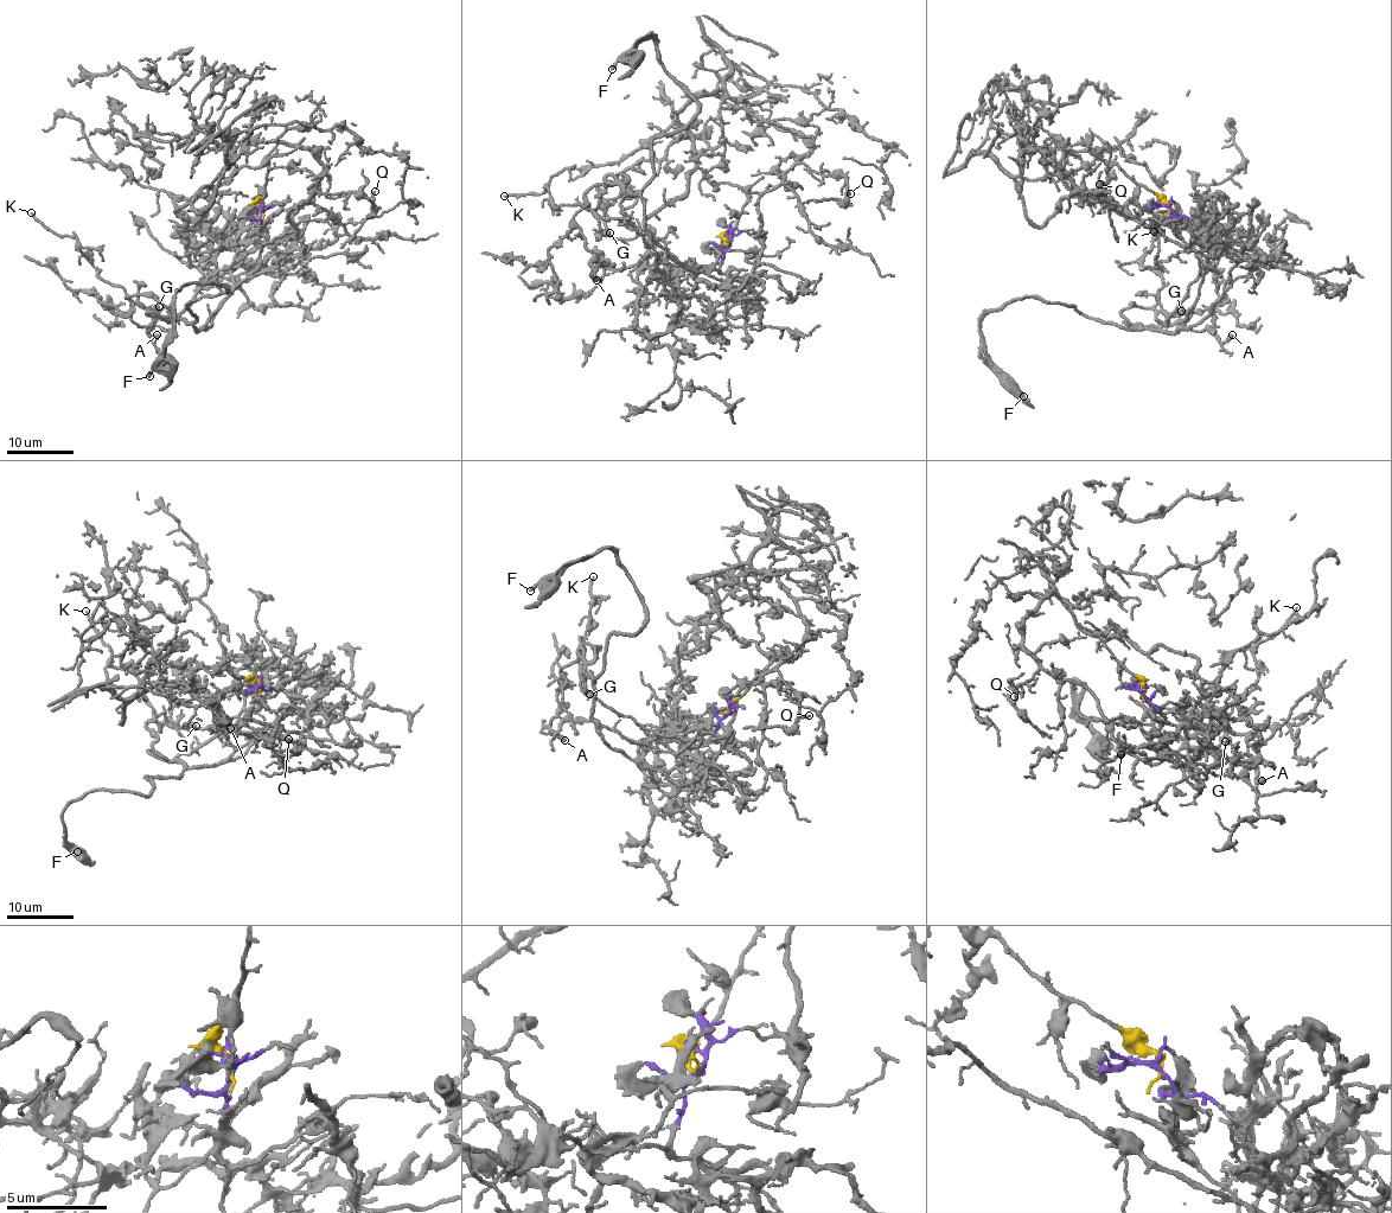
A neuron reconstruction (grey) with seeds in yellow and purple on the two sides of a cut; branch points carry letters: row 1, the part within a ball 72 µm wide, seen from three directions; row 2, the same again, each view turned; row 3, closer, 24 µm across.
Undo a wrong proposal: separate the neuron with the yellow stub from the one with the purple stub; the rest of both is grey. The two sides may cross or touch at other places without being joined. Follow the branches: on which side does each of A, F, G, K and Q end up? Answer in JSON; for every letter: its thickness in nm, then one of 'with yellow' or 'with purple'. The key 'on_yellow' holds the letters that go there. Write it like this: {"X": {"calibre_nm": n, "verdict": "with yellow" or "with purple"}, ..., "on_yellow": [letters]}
{"A": {"calibre_nm": 480, "verdict": "with purple"}, "F": {"calibre_nm": 280, "verdict": "with purple"}, "G": {"calibre_nm": 480, "verdict": "with purple"}, "K": {"calibre_nm": 110, "verdict": "with purple"}, "Q": {"calibre_nm": 180, "verdict": "with yellow"}, "on_yellow": ["Q"]}

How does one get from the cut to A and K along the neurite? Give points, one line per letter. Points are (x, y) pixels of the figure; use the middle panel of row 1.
A: (728, 246), (717, 270), (691, 270), (663, 262), (626, 218), (602, 219), (586, 205), (574, 223), (596, 281)
K: (728, 246), (717, 270), (691, 270), (663, 262), (626, 218), (557, 209), (547, 187), (504, 196)

